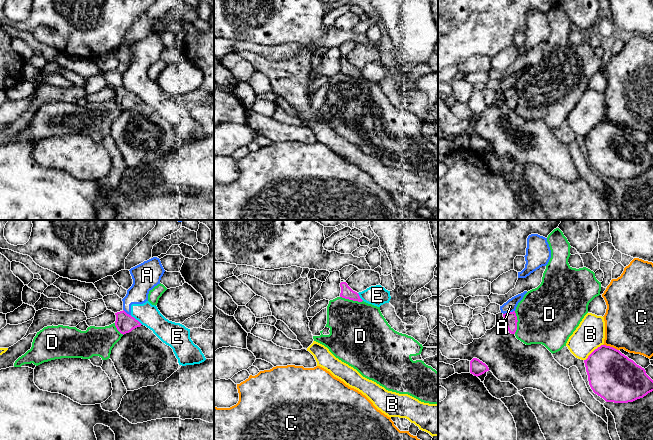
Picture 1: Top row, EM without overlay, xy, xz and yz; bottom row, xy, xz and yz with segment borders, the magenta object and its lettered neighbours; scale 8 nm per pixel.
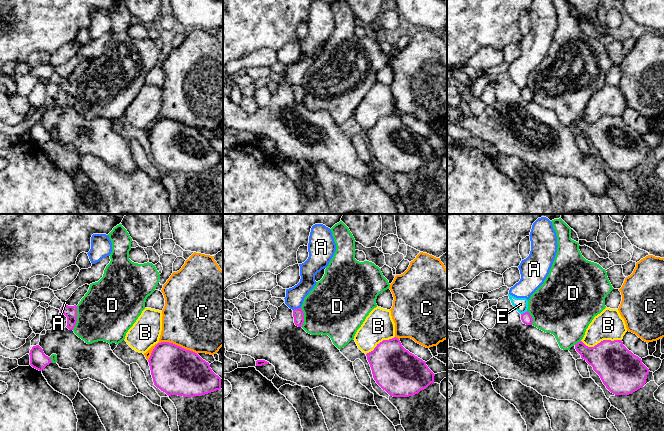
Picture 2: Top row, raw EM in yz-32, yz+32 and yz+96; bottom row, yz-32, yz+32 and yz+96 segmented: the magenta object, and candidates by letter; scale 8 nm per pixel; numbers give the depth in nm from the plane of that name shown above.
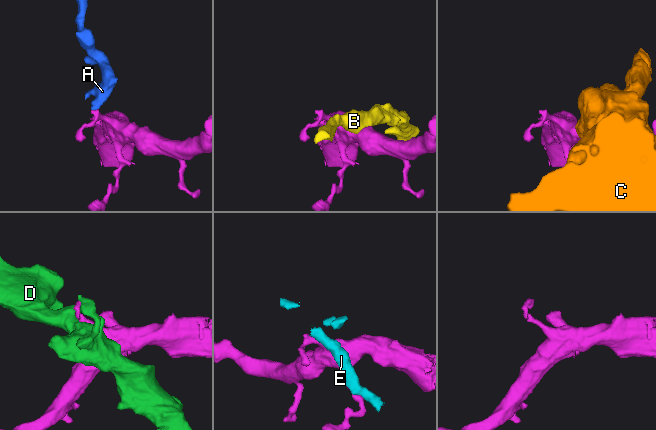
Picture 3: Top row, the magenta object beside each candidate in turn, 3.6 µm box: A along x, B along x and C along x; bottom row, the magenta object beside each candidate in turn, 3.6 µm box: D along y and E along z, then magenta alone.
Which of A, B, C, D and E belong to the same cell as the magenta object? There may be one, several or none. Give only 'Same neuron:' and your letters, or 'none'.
Same neuron: none

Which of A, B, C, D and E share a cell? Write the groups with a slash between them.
A E / B / C / D

